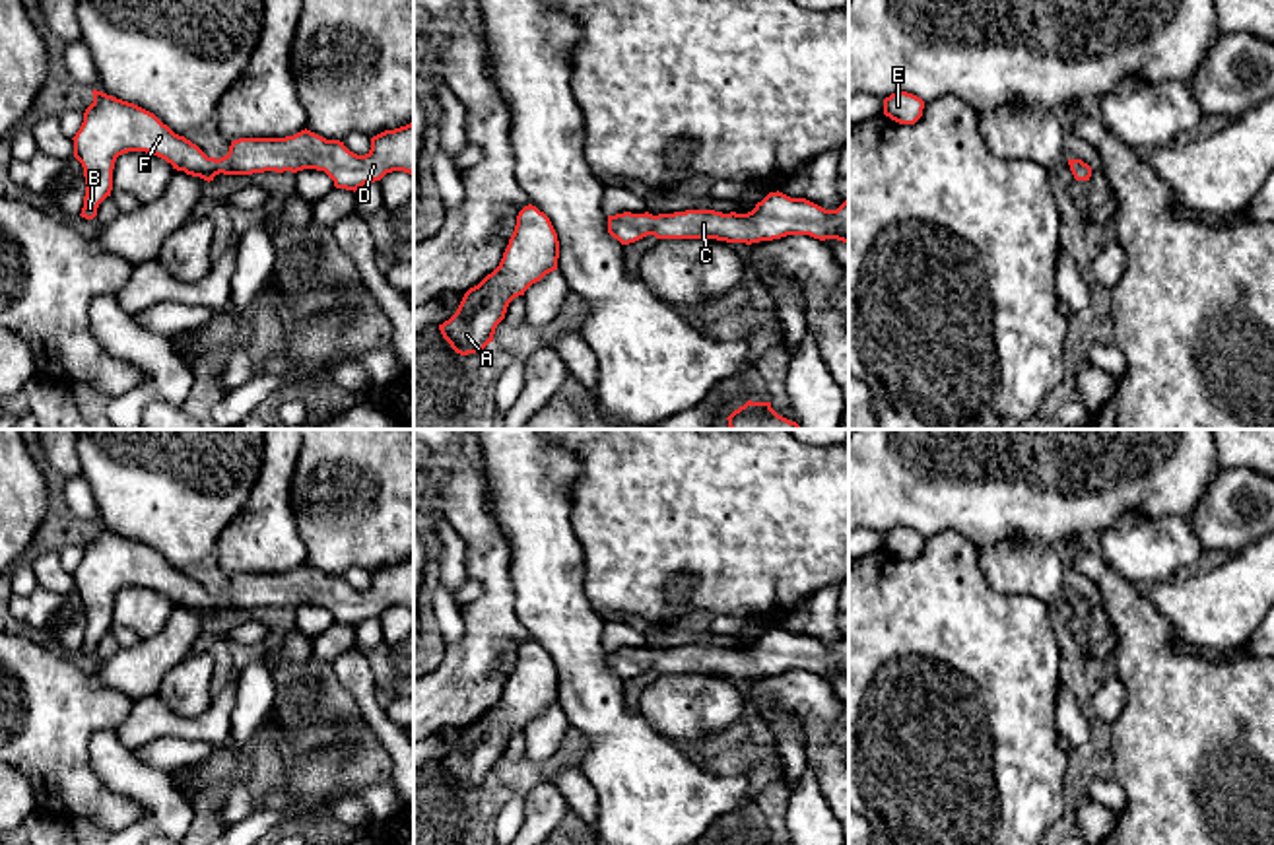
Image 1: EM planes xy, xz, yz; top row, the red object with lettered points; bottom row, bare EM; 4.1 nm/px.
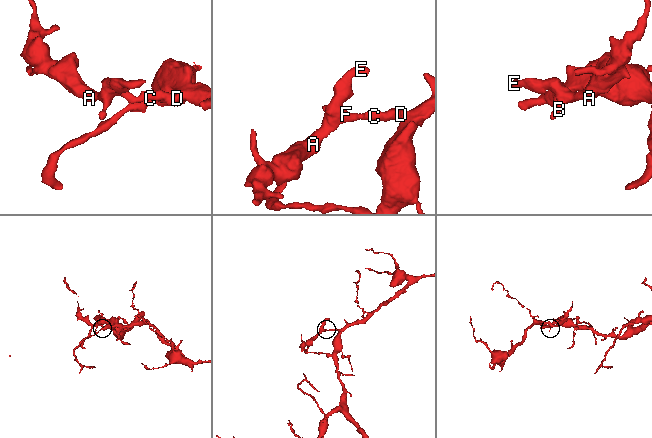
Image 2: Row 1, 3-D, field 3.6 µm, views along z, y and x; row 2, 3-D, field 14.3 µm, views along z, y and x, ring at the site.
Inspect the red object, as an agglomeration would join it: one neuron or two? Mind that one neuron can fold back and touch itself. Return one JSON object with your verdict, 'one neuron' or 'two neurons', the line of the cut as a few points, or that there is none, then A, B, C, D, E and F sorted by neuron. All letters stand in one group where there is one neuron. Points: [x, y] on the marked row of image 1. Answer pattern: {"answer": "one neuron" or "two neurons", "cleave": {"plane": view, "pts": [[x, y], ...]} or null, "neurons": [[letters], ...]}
{"answer": "one neuron", "cleave": null, "neurons": [["A", "B", "C", "D", "E", "F"]]}

